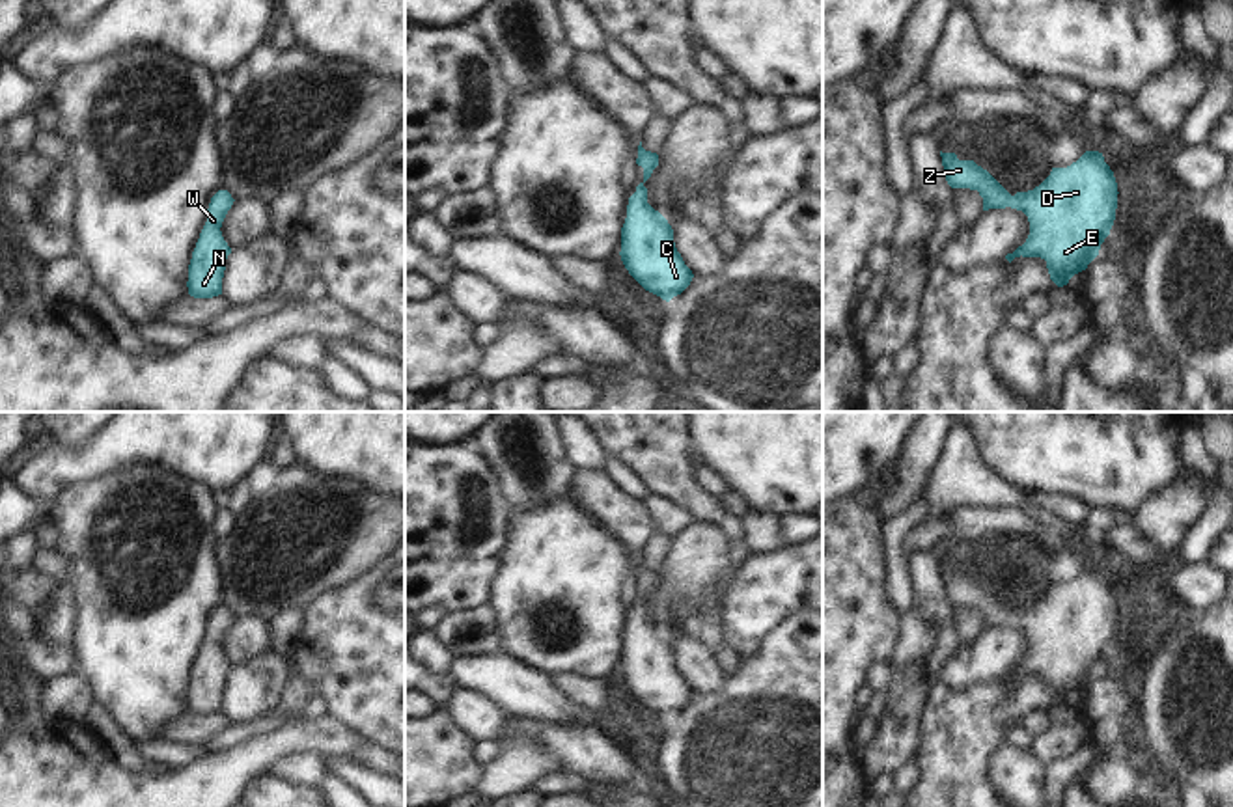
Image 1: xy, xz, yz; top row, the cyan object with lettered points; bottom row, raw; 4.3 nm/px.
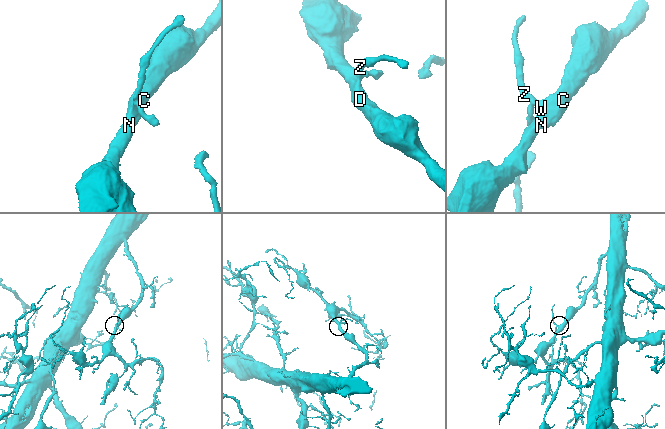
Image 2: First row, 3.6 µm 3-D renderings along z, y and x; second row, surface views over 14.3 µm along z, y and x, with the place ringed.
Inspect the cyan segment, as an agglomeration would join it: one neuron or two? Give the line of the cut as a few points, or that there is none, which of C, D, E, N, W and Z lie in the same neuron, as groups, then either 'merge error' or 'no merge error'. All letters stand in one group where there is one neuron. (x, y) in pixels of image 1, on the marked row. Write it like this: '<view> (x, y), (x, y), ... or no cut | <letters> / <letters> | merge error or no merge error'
no cut | C D E N W Z | no merge error

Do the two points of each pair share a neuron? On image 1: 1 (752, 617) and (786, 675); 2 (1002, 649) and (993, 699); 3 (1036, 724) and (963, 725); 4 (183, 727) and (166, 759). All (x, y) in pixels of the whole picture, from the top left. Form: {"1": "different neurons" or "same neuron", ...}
{"1": "different neurons", "2": "different neurons", "3": "different neurons", "4": "different neurons"}

